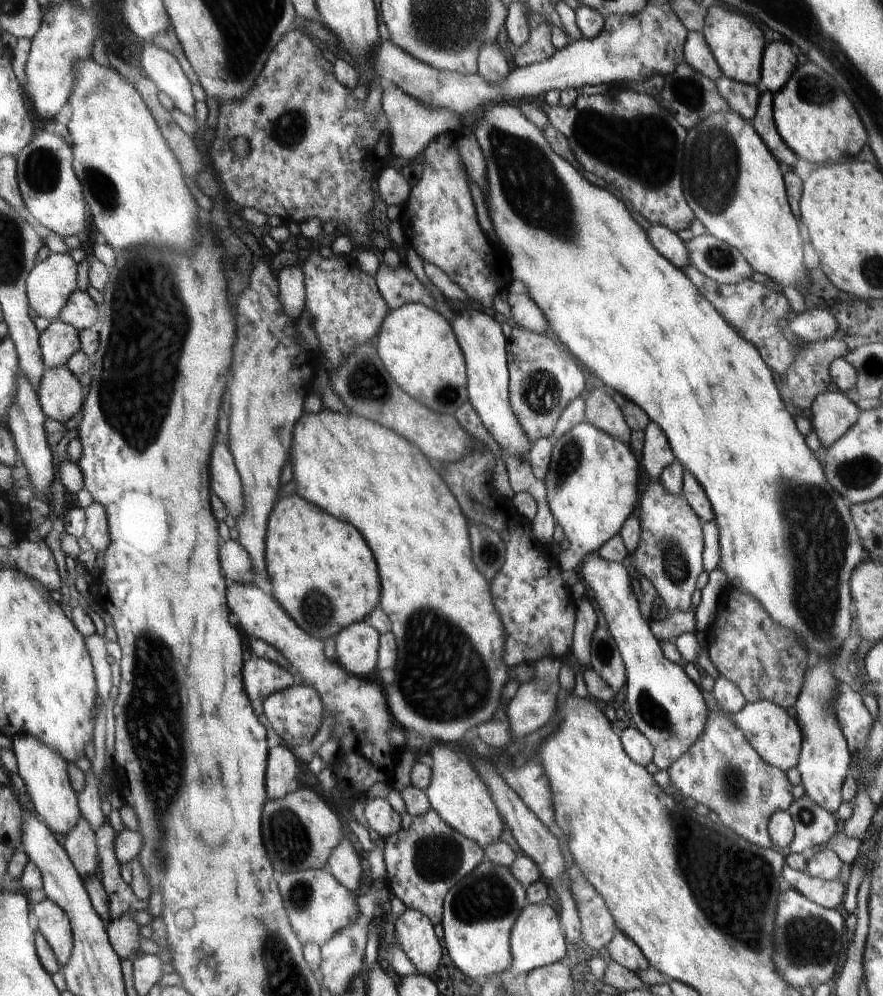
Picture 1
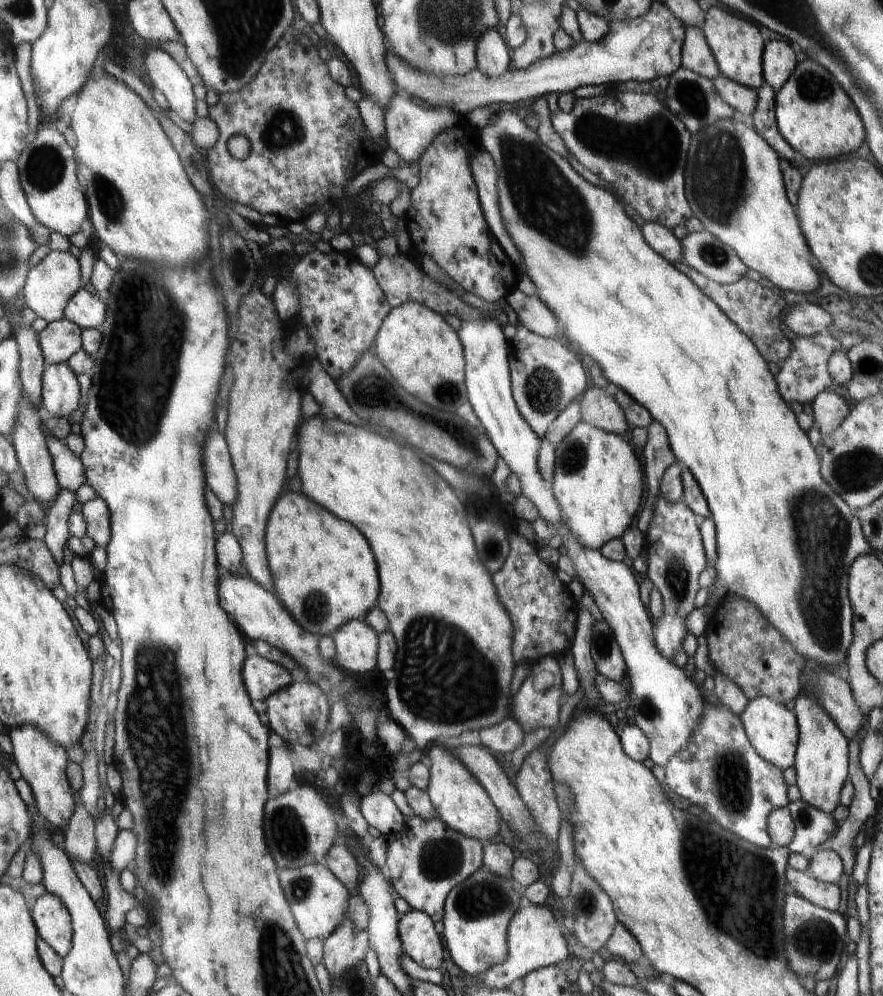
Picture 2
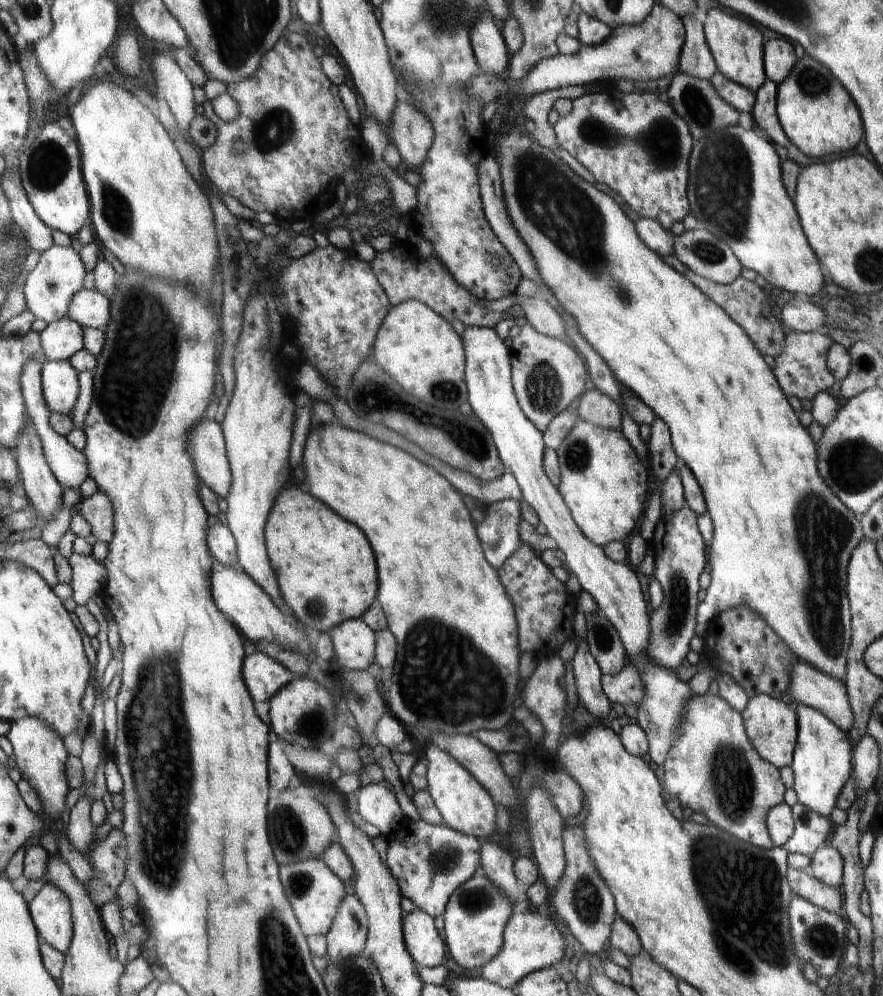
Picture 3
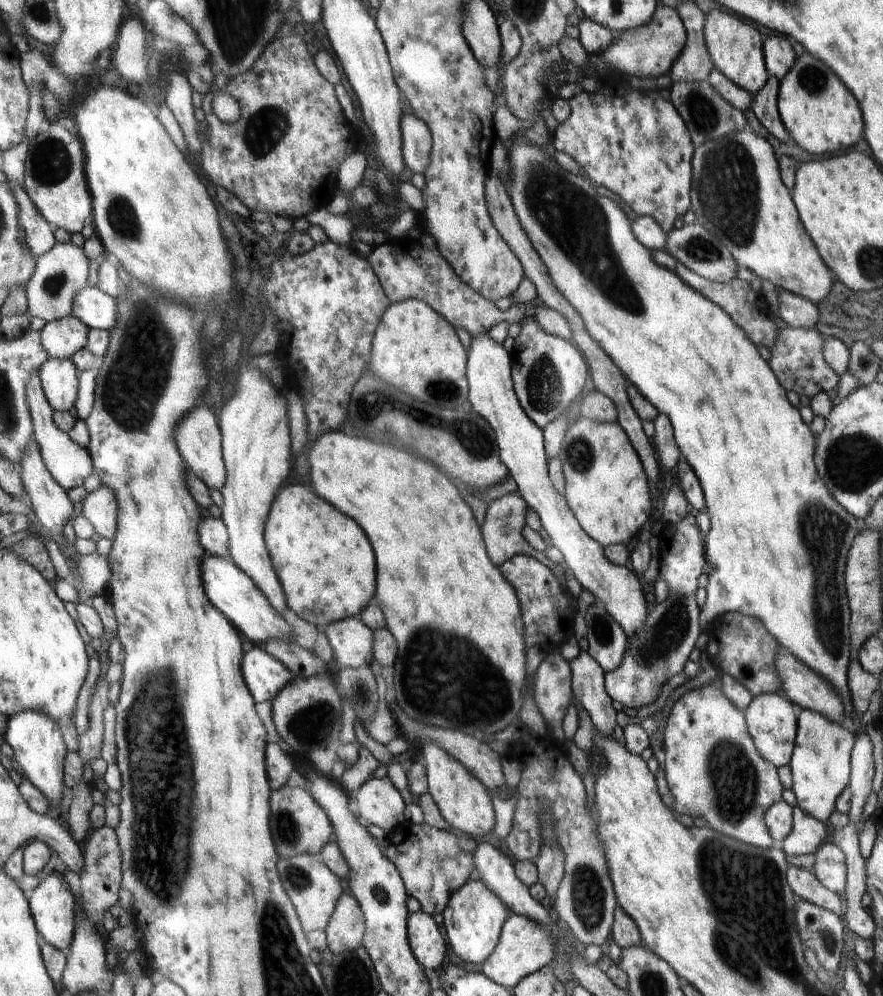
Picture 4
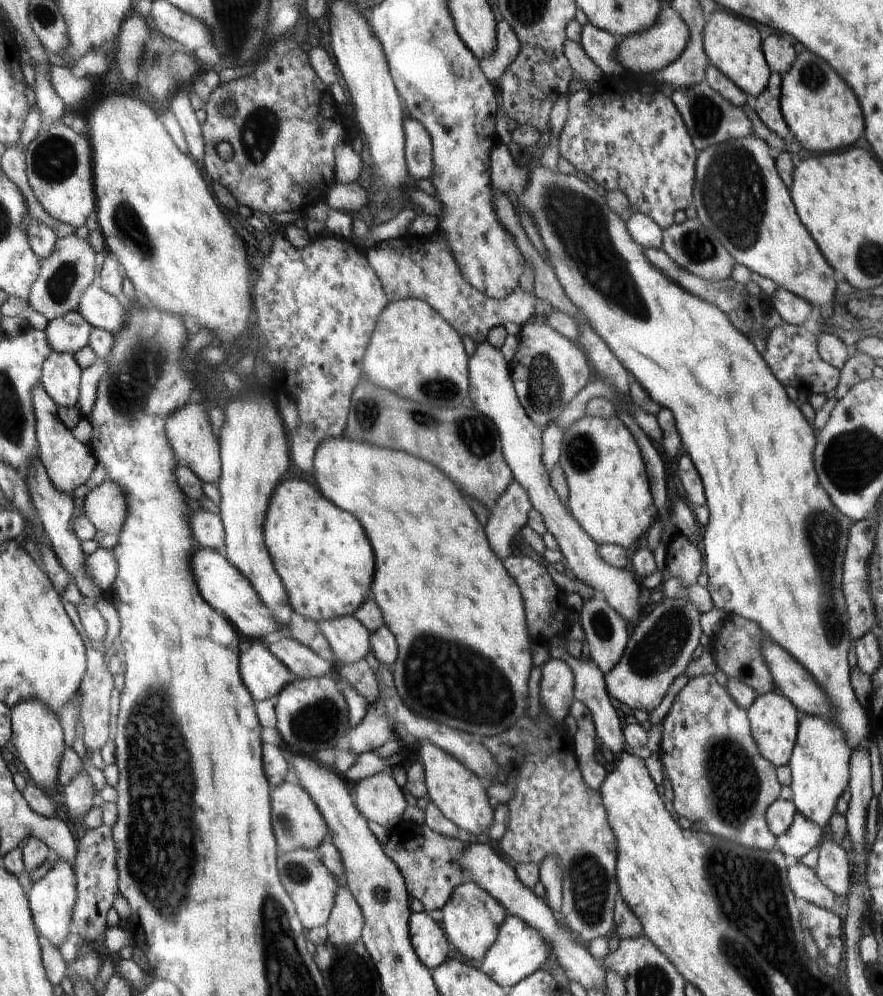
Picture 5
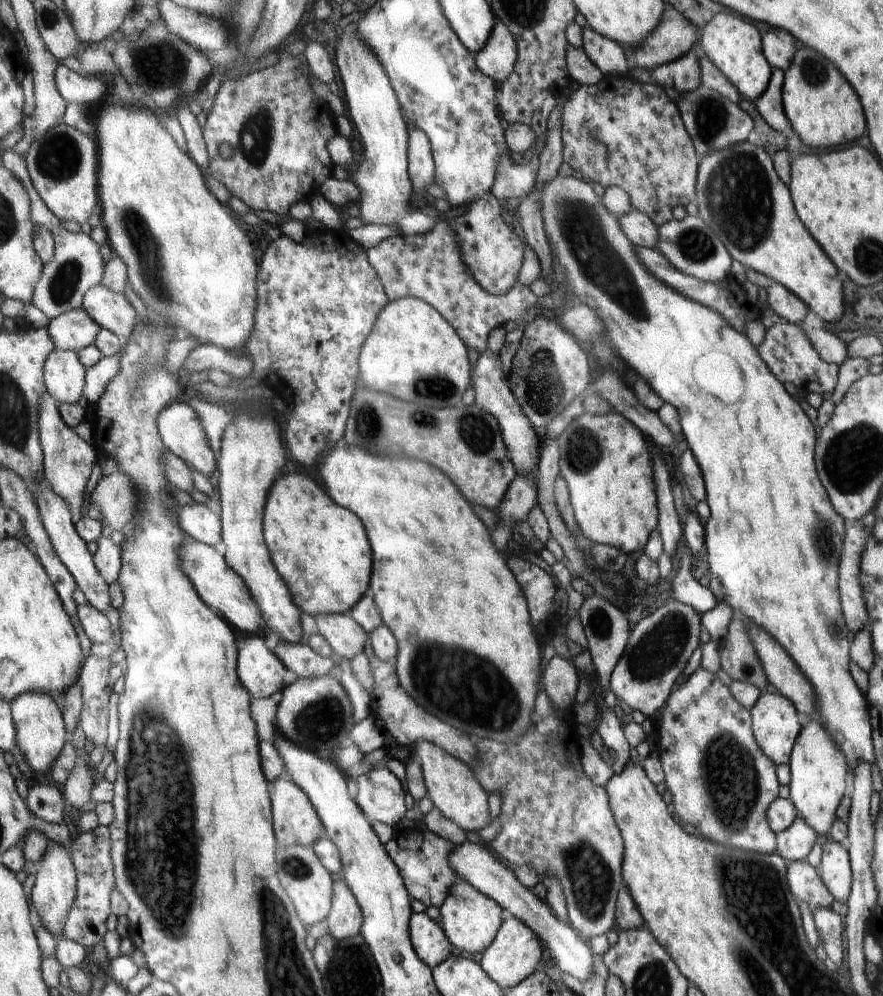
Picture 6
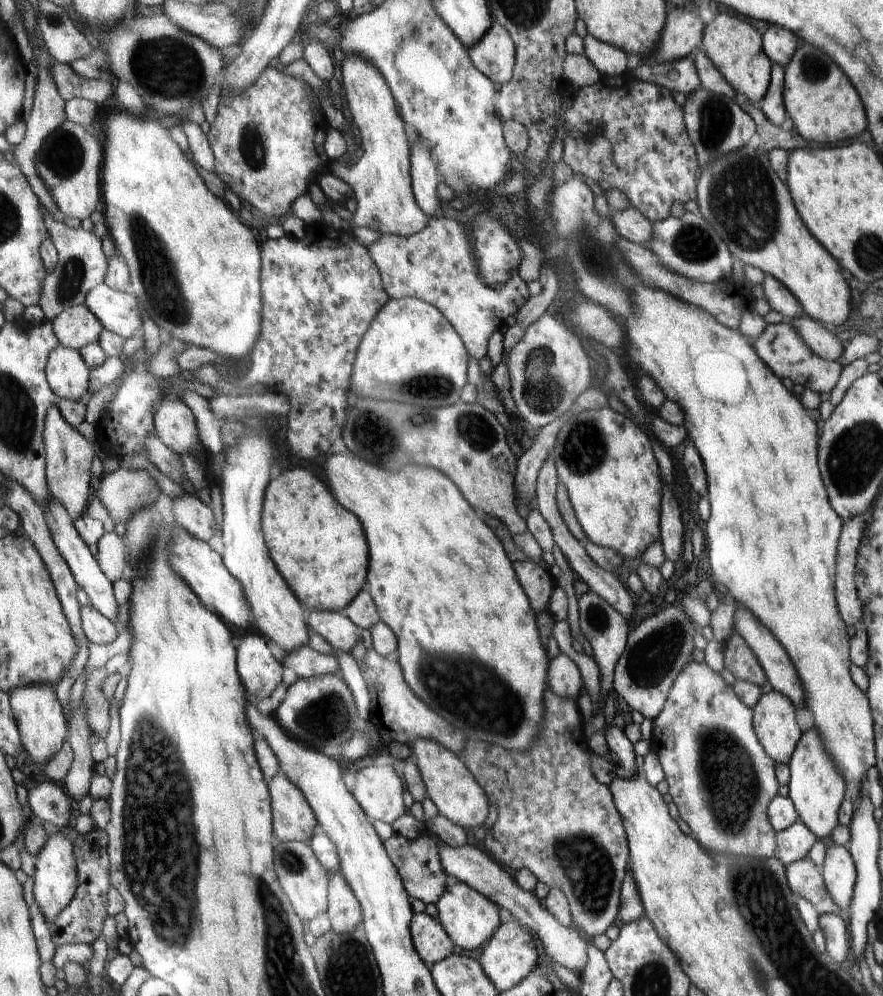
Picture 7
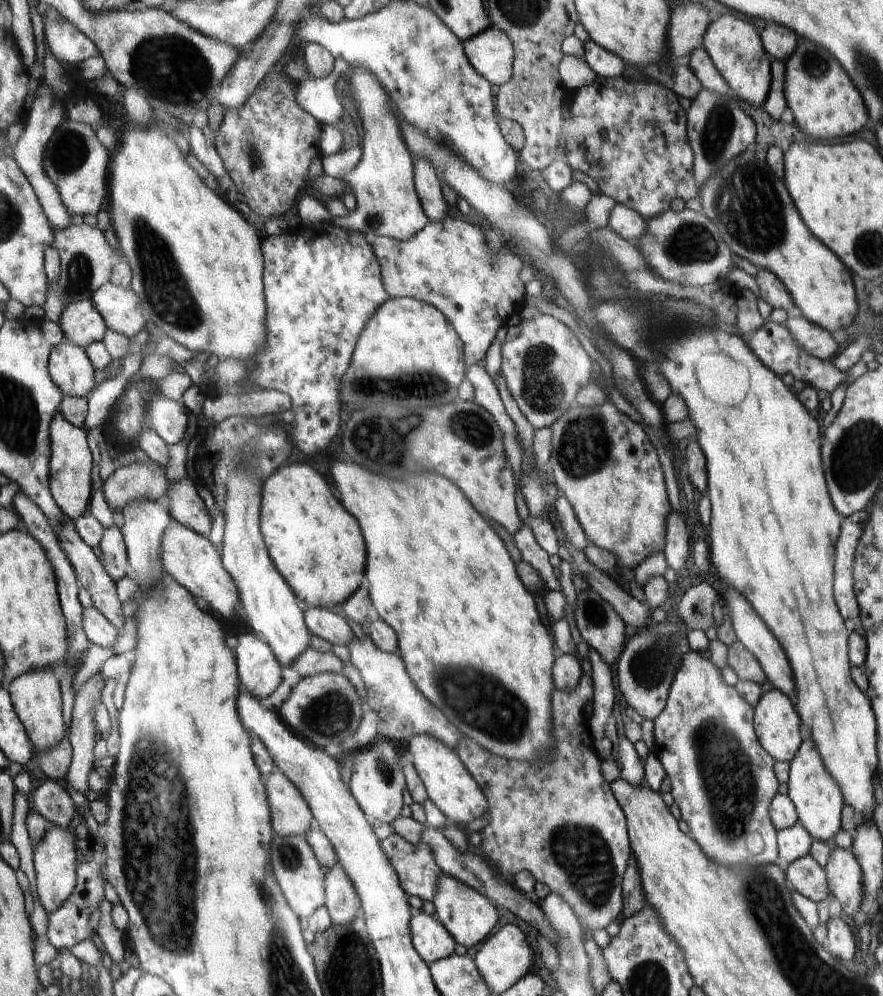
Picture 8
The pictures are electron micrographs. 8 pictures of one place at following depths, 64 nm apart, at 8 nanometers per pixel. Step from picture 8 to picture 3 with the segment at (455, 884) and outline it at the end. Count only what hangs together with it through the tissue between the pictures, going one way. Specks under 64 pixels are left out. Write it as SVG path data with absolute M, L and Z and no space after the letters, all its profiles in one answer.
M477 873L470 877L460 889L453 893L446 905L444 917L444 931L446 944L449 946L452 958L460 966L466 969L484 969L490 961L498 958L498 954L505 948L505 928L512 918L512 902L508 900L510 896L504 890L500 890L492 880L486 878L482 873Z

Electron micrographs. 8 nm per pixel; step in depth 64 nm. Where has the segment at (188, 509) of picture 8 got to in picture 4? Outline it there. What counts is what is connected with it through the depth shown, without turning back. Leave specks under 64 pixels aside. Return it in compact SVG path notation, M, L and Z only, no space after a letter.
M202 518L202 544L208 554L232 559L232 536L223 518Z

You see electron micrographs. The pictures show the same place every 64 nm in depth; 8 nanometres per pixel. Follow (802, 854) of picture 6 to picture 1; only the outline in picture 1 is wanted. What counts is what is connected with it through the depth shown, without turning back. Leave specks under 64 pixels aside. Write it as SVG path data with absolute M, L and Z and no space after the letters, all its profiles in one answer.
M808 796L798 798L787 810L796 824L796 836L790 843L789 853L802 853L806 848L822 848L836 834L836 816Z

